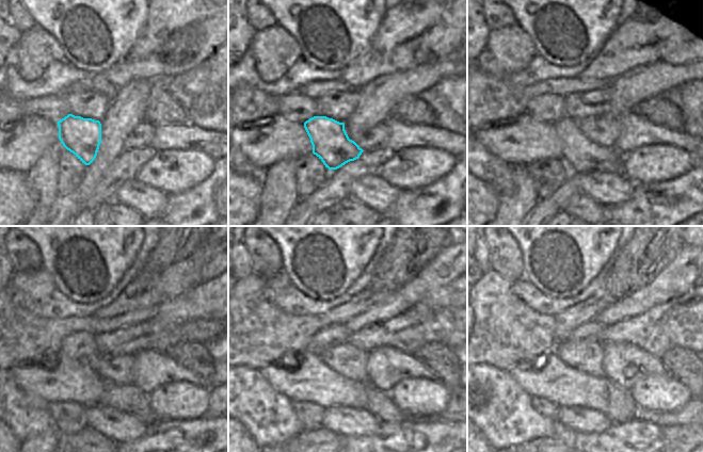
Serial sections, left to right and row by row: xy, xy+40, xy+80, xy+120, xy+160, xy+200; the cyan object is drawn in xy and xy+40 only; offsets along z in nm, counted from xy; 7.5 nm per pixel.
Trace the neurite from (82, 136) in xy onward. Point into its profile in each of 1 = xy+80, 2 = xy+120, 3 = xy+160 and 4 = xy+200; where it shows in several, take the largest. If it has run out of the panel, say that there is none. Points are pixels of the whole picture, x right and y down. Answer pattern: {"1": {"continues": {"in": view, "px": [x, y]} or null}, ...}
{"1": {"continues": {"in": "xy+80", "px": [580, 155]}}, "2": {"continues": {"in": "xy+120", "px": [128, 398]}}, "3": {"continues": {"in": "xy+160", "px": [380, 404]}}, "4": {"continues": {"in": "xy+200", "px": [684, 416]}}}

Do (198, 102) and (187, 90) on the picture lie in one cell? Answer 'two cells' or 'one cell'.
two cells

